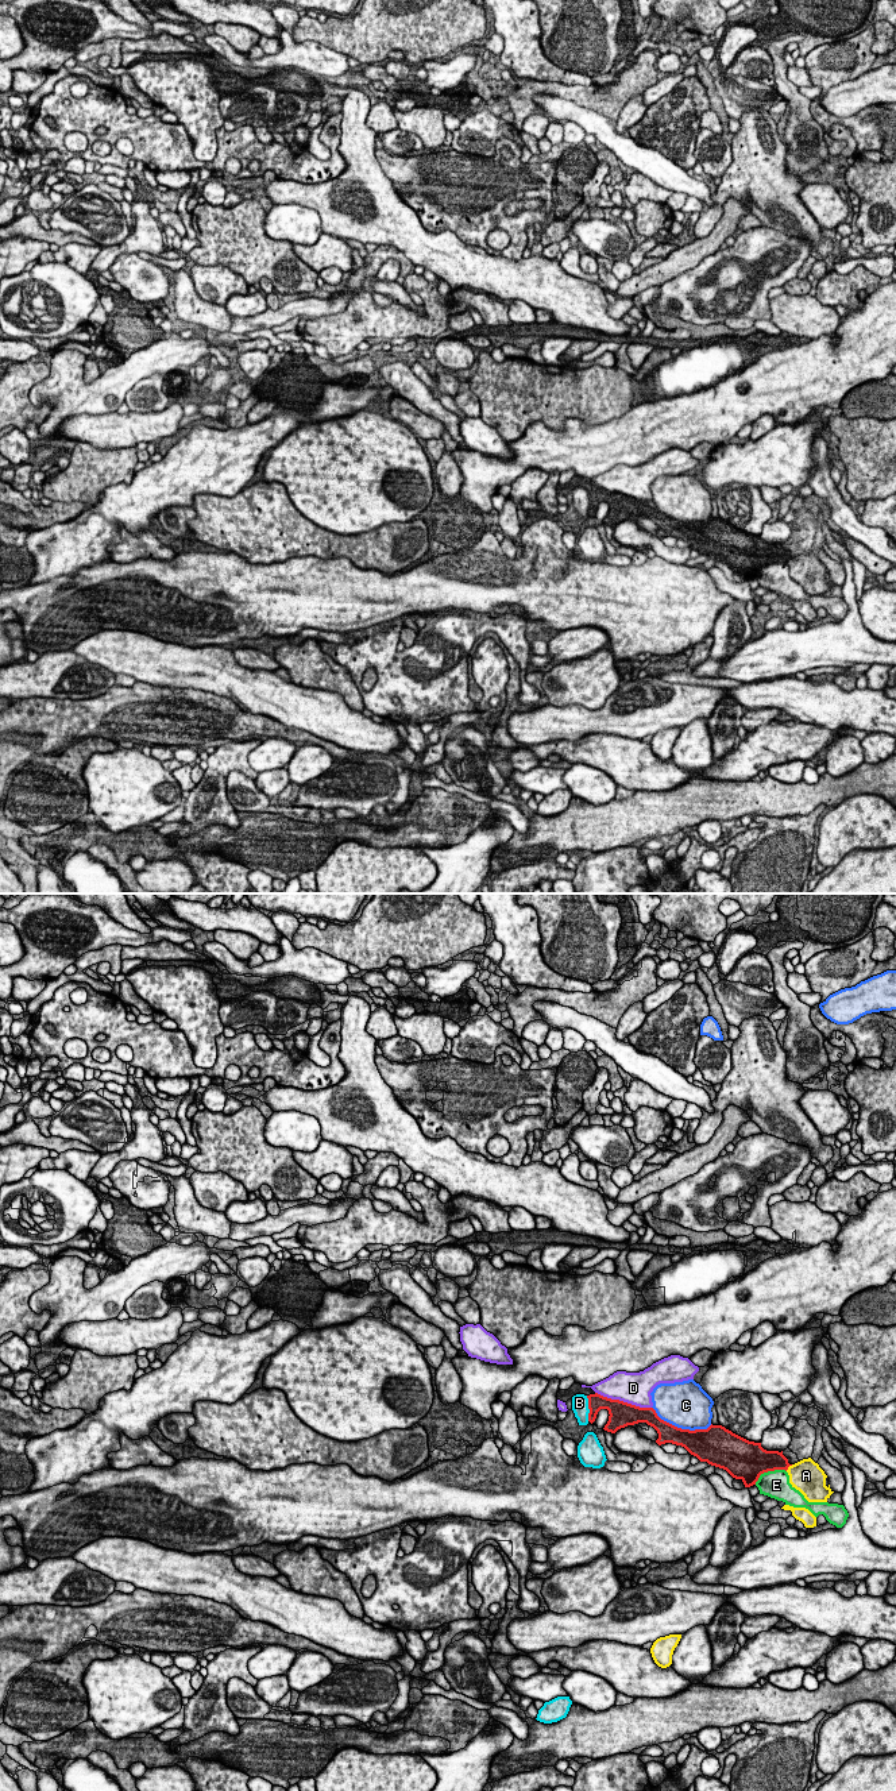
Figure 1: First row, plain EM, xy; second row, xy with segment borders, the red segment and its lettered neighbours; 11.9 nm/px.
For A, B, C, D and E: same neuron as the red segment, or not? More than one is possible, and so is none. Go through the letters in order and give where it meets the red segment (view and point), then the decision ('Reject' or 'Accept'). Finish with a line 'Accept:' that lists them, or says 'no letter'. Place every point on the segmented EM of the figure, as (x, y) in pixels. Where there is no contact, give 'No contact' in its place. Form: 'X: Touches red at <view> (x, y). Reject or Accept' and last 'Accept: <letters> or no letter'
A: Touches red at xy (788, 1466). Reject
B: Touches red at xy (589, 1408). Reject
C: Touches red at xy (680, 1428). Reject
D: Touches red at xy (622, 1401). Reject
E: Touches red at xy (768, 1470). Reject
Accept: no letter

